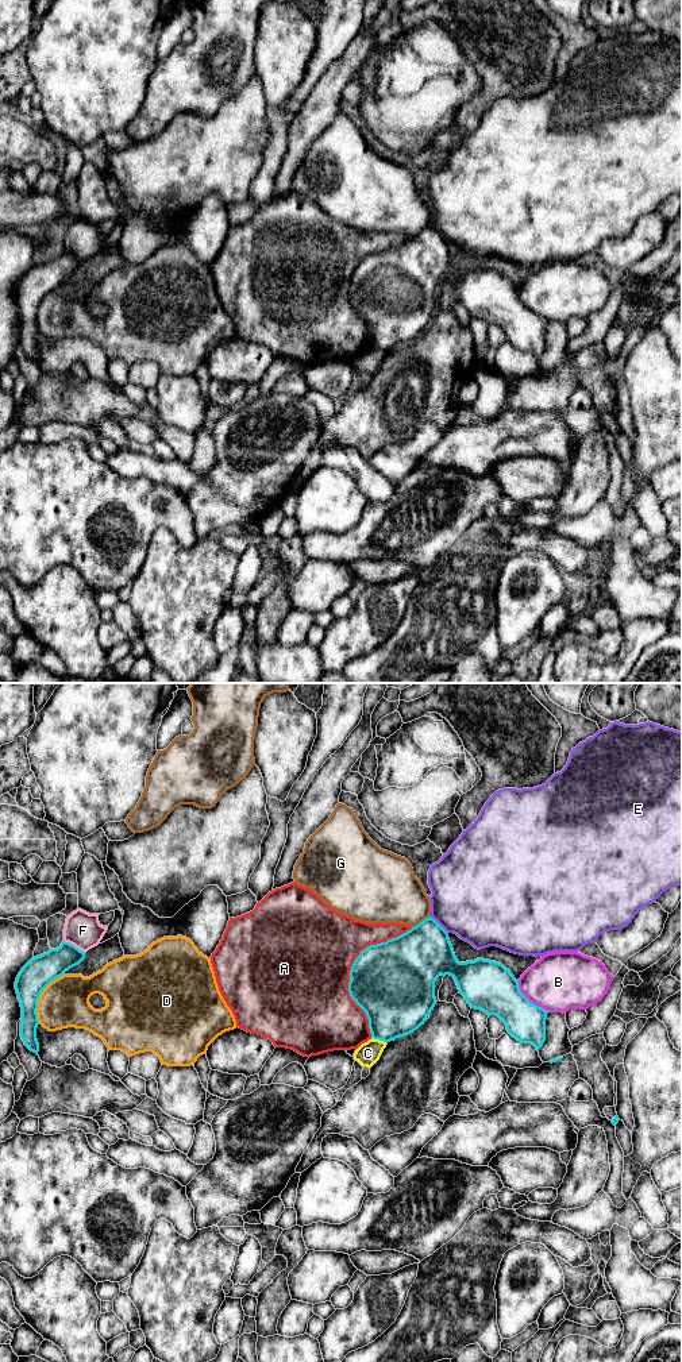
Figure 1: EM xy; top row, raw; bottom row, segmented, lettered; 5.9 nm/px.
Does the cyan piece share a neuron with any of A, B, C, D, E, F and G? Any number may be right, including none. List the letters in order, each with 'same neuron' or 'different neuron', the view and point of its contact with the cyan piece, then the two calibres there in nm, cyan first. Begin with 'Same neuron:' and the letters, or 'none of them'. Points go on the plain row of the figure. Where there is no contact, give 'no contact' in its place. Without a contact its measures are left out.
Same neuron: none of them
A: different neuron; meets cyan in xy at (351, 278); 480 nm thick on the cyan side, 480 nm on the other
B: different neuron; meets cyan in xy at (527, 308); 300 nm thick on the cyan side, 360 nm on the other
C: different neuron; meets cyan in xy at (380, 348); 400 nm thick on the cyan side, 140 nm on the other
D: different neuron; meets cyan in xy at (38, 307); 180 nm thick on the cyan side, 300 nm on the other
E: different neuron; meets cyan in xy at (439, 234); 340 nm thick on the cyan side, 480 nm on the other
F: different neuron; meets cyan in xy at (73, 254); 180 nm thick on the cyan side, 200 nm on the other
G: different neuron; meets cyan in xy at (420, 231); 360 nm thick on the cyan side, 360 nm on the other

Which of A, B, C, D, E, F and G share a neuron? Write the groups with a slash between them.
A / B / C / D / E / F / G

